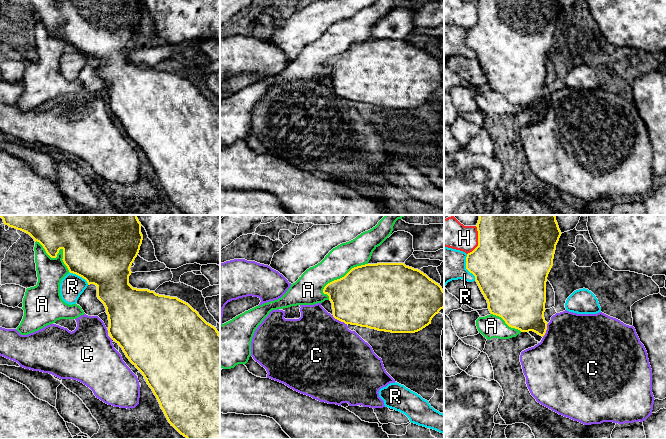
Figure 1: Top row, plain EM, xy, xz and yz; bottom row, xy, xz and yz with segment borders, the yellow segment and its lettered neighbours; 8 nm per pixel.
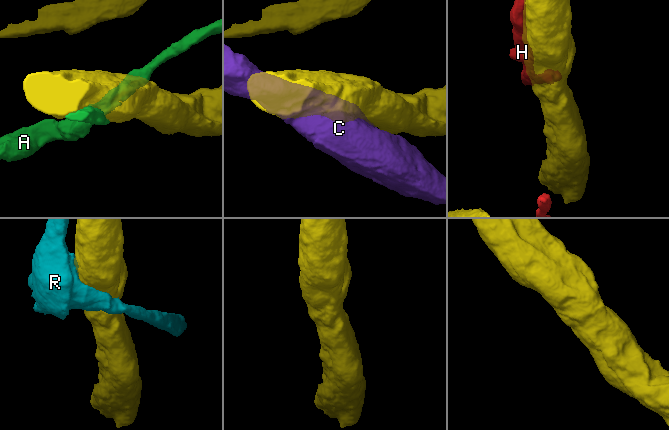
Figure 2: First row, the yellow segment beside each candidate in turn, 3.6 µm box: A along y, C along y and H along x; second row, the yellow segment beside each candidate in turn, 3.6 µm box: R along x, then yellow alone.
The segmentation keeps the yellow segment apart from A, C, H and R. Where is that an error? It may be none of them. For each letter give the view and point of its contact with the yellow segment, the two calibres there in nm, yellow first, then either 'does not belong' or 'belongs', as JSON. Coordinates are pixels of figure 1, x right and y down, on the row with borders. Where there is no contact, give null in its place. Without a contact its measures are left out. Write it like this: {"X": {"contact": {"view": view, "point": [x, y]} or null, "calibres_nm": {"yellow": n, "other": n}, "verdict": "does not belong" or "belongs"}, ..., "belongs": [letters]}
{"A": {"contact": {"view": "xz", "point": [344, 276]}, "calibres_nm": {"yellow": 500, "other": 220}, "verdict": "does not belong"}, "C": {"contact": {"view": "xz", "point": [340, 320]}, "calibres_nm": {"yellow": 440, "other": 480}, "verdict": "belongs"}, "H": {"contact": {"view": "yz", "point": [478, 241]}, "calibres_nm": {"yellow": 500, "other": 240}, "verdict": "does not belong"}, "R": {"contact": {"view": "yz", "point": [466, 267]}, "calibres_nm": {"yellow": 420, "other": 280}, "verdict": "does not belong"}, "belongs": ["C"]}

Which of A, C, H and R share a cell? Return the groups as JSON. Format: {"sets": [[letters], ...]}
{"sets": [["A"], ["C"], ["H"], ["R"]]}

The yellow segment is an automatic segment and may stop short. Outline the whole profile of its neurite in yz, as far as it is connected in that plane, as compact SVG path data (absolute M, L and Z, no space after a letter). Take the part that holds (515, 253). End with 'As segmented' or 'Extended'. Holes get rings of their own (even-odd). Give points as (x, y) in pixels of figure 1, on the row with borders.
M479 215L479 220L476 225L478 231L478 246L466 257L466 269L475 276L482 294L488 303L488 309L491 314L501 317L505 323L511 327L520 330L521 332L533 331L540 336L544 336L547 330L547 322L544 318L545 303L546 303L546 282L548 274L553 266L553 259L556 250L556 245L561 236L558 223L555 215Z. As segmented

